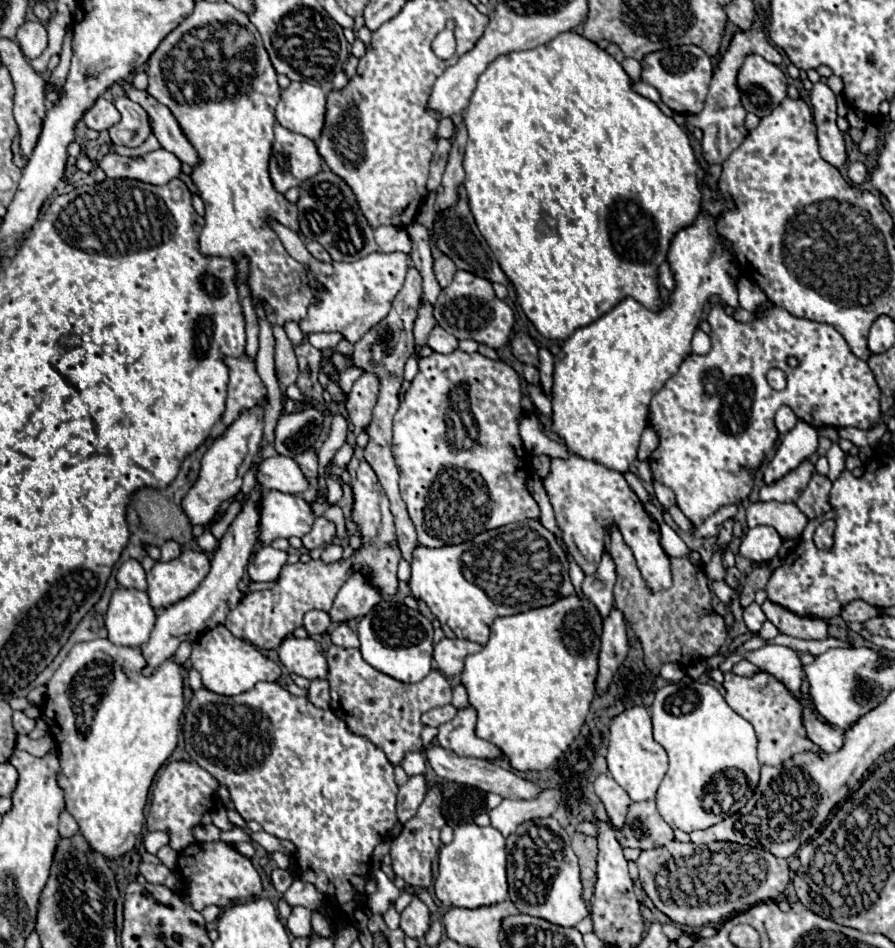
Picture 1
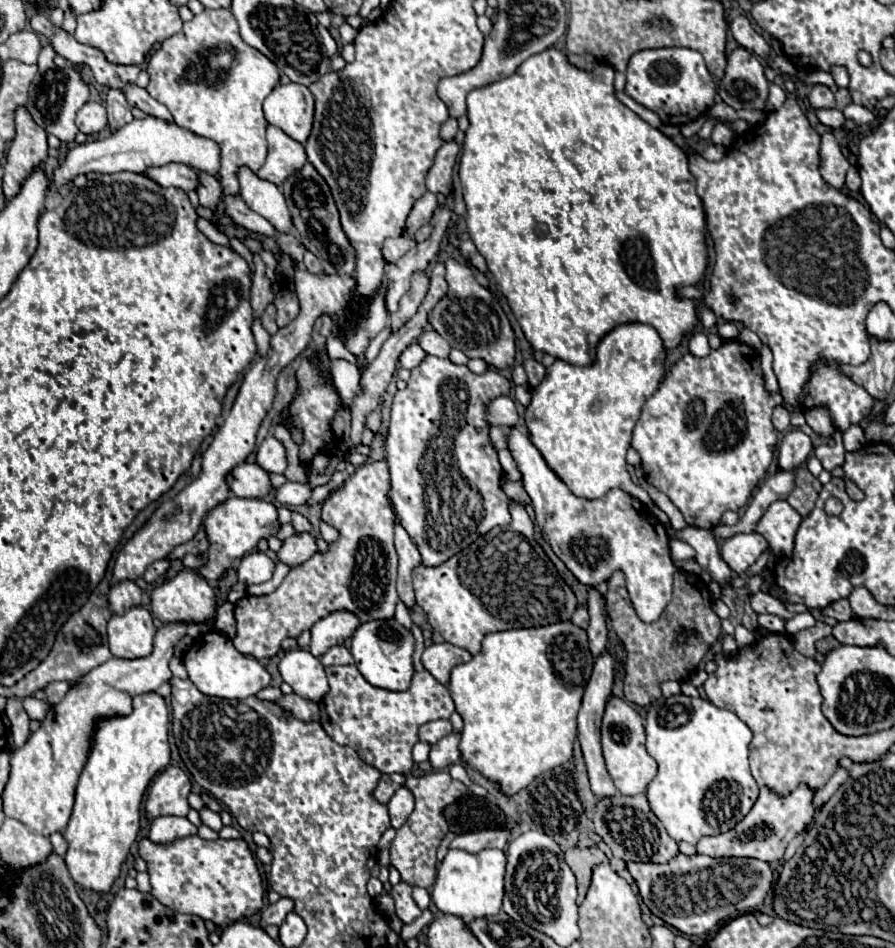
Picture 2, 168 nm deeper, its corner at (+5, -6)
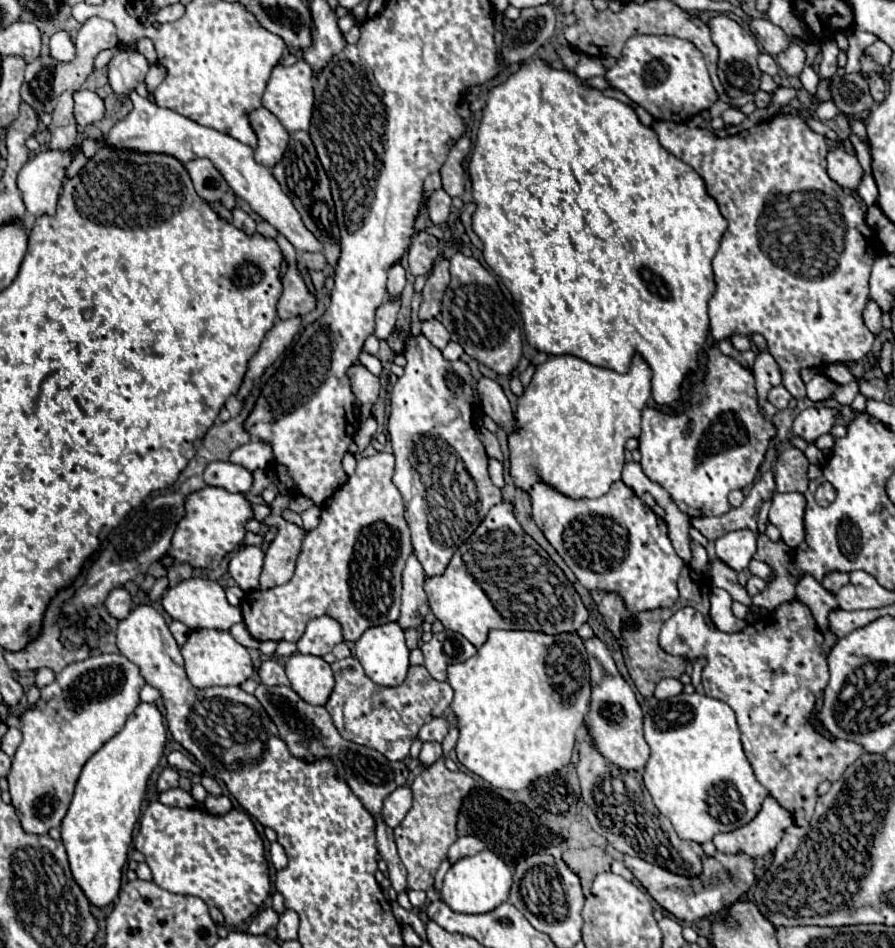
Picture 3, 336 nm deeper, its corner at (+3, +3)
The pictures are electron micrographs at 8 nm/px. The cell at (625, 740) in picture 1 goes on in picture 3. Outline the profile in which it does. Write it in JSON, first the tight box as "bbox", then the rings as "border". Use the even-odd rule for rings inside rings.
{"bbox":[585,639,649,771],"border":[[[587,639],[585,649],[591,667],[591,701],[589,711],[585,715],[589,735],[593,737],[599,753],[613,765],[627,771],[641,771],[649,759],[649,745],[643,739],[643,713],[637,703],[637,697],[629,683],[617,671],[615,661],[601,639]]]}

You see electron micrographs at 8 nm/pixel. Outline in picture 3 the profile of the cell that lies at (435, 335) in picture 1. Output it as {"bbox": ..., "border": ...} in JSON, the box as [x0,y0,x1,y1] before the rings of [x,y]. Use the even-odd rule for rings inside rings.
{"bbox":[423,319,449,349],"border":[[[429,319],[423,323],[423,335],[437,347],[437,349],[445,349],[445,345],[449,343],[449,331],[443,327],[441,321],[437,319]]]}

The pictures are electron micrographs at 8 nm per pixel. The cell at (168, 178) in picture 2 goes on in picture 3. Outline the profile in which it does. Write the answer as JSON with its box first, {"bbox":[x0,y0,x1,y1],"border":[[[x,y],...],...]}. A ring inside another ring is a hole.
{"bbox":[185,159,229,201],"border":[[[193,159],[185,163],[185,169],[189,171],[199,197],[207,201],[221,201],[221,197],[229,191],[227,181],[221,177],[221,173],[217,173],[209,159]]]}

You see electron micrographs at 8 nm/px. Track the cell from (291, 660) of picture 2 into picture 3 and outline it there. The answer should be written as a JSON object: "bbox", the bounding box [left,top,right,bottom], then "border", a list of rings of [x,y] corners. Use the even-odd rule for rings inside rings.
{"bbox":[285,653,333,705],"border":[[[293,653],[285,665],[291,689],[311,705],[325,705],[333,691],[333,671],[327,661],[315,655]]]}

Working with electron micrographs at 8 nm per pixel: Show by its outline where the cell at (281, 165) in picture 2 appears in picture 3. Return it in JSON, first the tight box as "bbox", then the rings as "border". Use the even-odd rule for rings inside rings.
{"bbox":[249,107,289,167],"border":[[[265,107],[251,111],[249,121],[257,135],[255,161],[263,167],[273,167],[283,157],[289,133],[283,129],[279,119],[273,113],[269,113]]]}

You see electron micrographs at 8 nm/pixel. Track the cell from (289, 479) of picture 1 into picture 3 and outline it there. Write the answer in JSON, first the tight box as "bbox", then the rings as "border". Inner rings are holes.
{"bbox":[203,461,253,493],"border":[[[213,461],[205,467],[203,481],[205,485],[221,487],[229,493],[247,493],[253,483],[253,475],[241,465],[233,465],[229,461]]]}

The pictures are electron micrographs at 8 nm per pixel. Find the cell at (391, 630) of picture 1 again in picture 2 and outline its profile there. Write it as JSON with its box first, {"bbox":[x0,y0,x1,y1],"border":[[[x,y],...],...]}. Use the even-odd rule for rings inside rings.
{"bbox":[351,618,415,690],"border":[[[395,618],[363,622],[355,630],[351,642],[351,654],[363,678],[369,684],[385,690],[407,690],[411,686],[411,678],[415,674],[413,652],[415,652],[415,638],[411,630],[401,626]]]}

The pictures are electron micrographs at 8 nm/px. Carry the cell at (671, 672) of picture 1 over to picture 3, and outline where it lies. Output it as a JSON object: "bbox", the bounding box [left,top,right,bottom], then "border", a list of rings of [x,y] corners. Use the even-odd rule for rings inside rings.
{"bbox":[655,679,683,701],"border":[[[663,679],[663,681],[657,685],[657,689],[655,689],[655,697],[657,697],[659,701],[663,701],[663,699],[669,699],[669,697],[679,695],[681,691],[683,691],[683,685],[681,685],[677,679]]]}

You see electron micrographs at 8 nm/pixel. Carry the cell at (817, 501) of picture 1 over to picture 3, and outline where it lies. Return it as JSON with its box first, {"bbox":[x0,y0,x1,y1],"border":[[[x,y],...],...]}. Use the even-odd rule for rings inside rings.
{"bbox":[775,447,809,493],"border":[[[791,447],[791,449],[783,451],[775,461],[777,491],[779,493],[787,493],[787,491],[805,493],[807,483],[809,483],[807,467],[809,467],[809,461],[801,449]]]}

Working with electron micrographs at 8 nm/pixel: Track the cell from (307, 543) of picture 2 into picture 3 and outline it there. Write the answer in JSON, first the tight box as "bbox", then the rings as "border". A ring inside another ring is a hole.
{"bbox":[257,494,307,591],"border":[[[279,494],[270,504],[271,514],[261,521],[268,526],[277,527],[277,537],[265,551],[263,571],[261,571],[257,589],[265,591],[265,589],[287,583],[293,577],[295,561],[301,551],[301,541],[307,531],[283,519],[282,512],[289,506],[290,500],[290,496],[283,497]]]}

